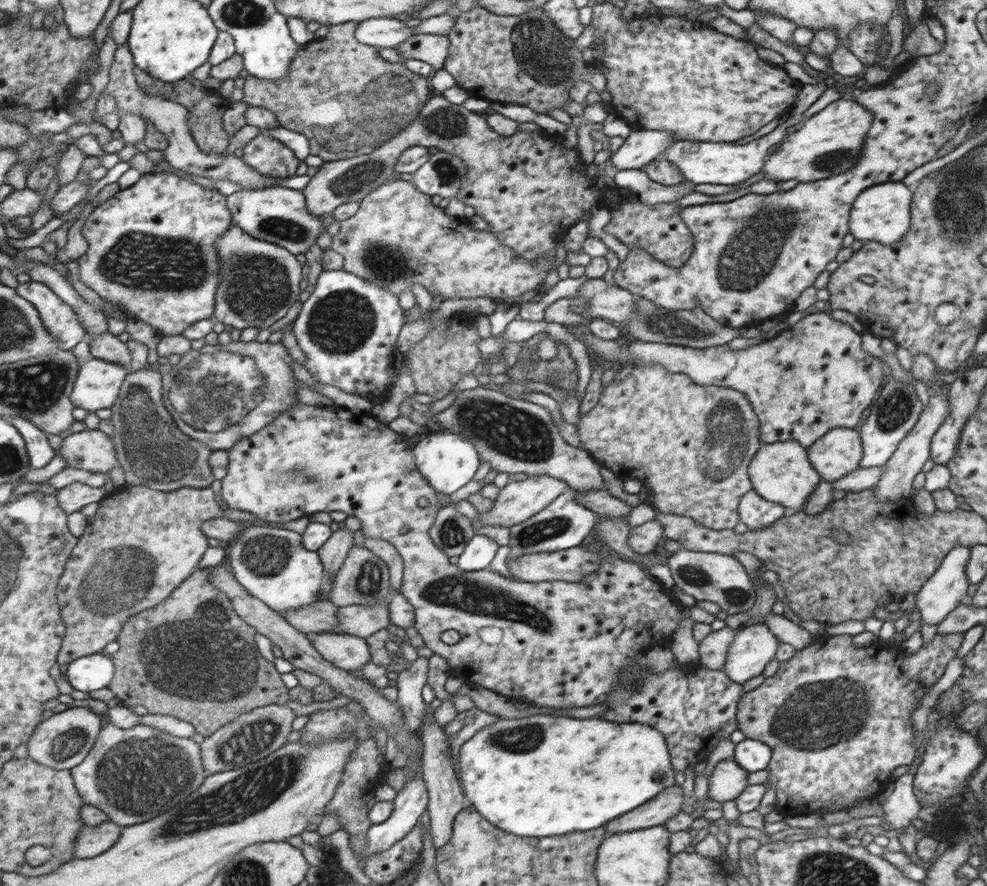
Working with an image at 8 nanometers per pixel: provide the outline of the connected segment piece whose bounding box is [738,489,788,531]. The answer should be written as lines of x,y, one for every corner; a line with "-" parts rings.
753,489
738,503
738,521
745,524
749,531
766,527
787,513
783,505
763,499

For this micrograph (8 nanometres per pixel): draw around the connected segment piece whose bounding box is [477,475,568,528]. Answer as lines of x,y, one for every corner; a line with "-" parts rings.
528,476
524,480
509,481
499,489
497,497
493,499
491,507
483,513
477,514
477,522
481,526
505,526
509,528
514,524
522,523
530,516
537,515
554,502
568,486
563,480
551,476

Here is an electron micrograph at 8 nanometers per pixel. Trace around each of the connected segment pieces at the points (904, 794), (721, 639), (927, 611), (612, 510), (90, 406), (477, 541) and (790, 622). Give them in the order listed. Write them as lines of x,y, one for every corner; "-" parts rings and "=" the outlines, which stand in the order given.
905,773
897,777
893,782
891,794
880,805
884,825
891,826
891,830
896,834
905,830
911,824
911,820
917,818
917,812
921,809
913,795
911,774
=
727,626
722,630
709,632
698,644
698,663
709,671
719,671
725,663
728,645
733,641
735,632
=
959,545
947,551
945,558
939,564
934,575
923,585
920,592
915,593
914,617
922,624
939,625
949,612
952,612
963,600
967,599
967,586
969,580
966,577
966,564
969,562
970,548
=
606,488
585,489
578,492
576,499
588,509
592,509
605,517
625,518
631,510
631,506
619,498
609,495
=
103,359
82,363
71,400
77,408
88,411
112,408
122,394
130,370
=
474,534
464,546
461,554
457,556
457,563
454,566
462,569
463,572
485,569
497,548
497,544
490,538
=
772,612
767,614
764,626
769,628
779,643
789,644
795,651
810,646
810,641
813,639
813,635
800,628
794,618
782,617

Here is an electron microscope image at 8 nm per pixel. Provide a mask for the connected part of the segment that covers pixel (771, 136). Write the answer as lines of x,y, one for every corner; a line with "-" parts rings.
776,124
766,131
764,136
757,140
751,140
747,144
735,146
731,141
699,142
679,140
675,141
665,150
660,158
669,161
682,174
683,180
692,185
735,185
759,172
767,160
767,150
771,144
776,146
785,135
785,125

